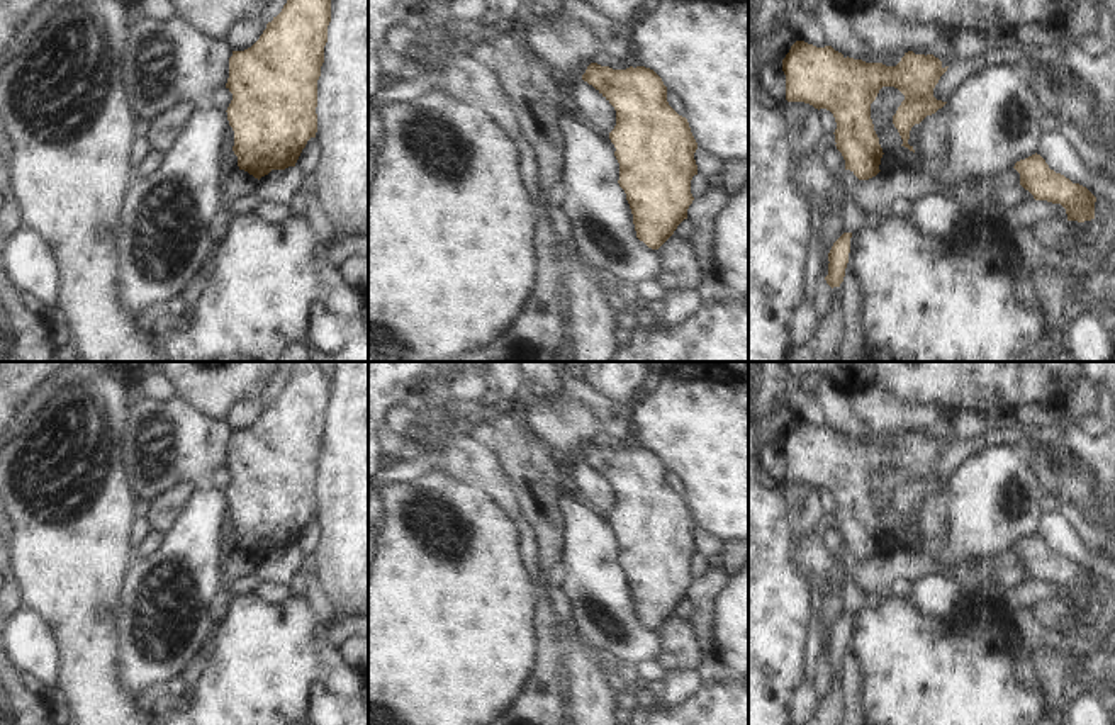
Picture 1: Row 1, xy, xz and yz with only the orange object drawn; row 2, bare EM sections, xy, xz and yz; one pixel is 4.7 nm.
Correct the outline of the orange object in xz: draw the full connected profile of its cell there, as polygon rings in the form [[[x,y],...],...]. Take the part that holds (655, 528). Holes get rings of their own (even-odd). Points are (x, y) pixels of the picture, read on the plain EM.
[[[591,443],[582,460],[592,465],[616,491],[616,506],[609,513],[609,520],[619,543],[618,564],[626,574],[636,618],[648,628],[658,630],[687,599],[687,589],[694,581],[691,560],[698,555],[694,540],[698,523],[689,503],[669,486],[667,467],[650,448],[613,450]]]

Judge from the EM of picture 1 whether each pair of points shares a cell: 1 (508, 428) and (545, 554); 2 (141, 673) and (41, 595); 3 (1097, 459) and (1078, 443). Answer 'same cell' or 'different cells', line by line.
1: same cell
2: different cells
3: same cell

